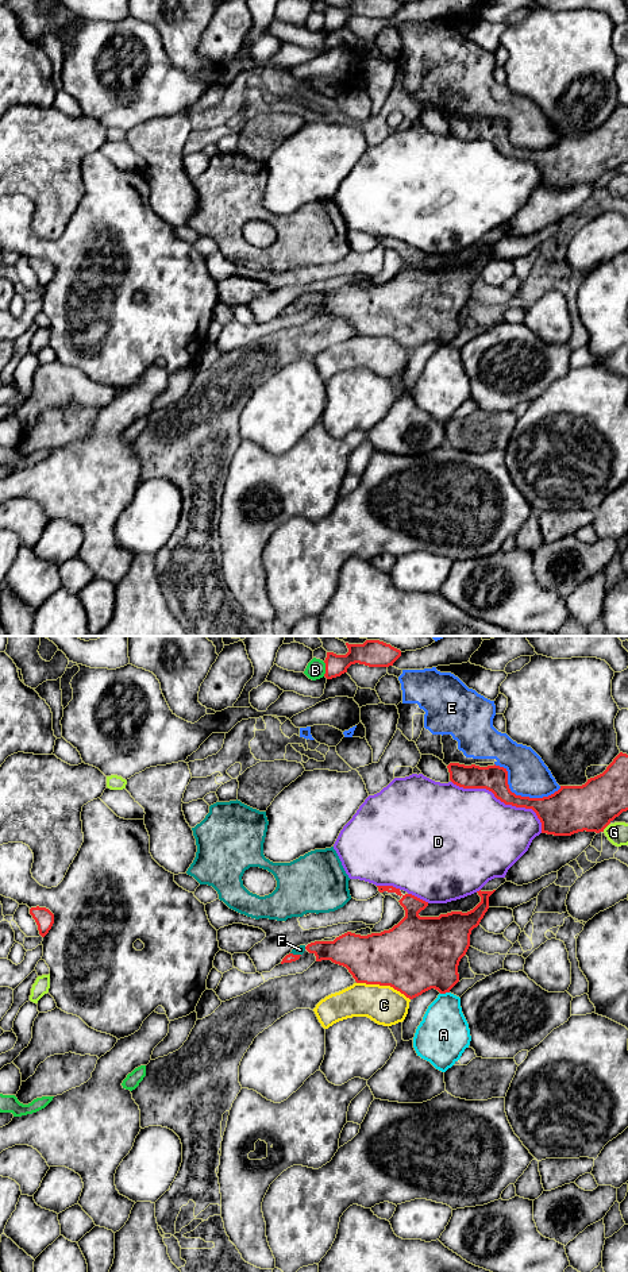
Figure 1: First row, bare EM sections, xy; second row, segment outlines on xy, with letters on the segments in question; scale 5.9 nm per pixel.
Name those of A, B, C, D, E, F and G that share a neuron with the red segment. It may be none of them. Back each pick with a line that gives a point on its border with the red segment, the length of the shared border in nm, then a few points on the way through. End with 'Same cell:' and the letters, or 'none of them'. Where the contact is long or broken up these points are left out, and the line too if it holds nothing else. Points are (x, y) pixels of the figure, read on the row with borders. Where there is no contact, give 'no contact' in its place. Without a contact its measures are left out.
F: contact xy (296, 955); length 70 nm; way xy (289, 958), (296, 955), (300, 949)
Same cell: F

